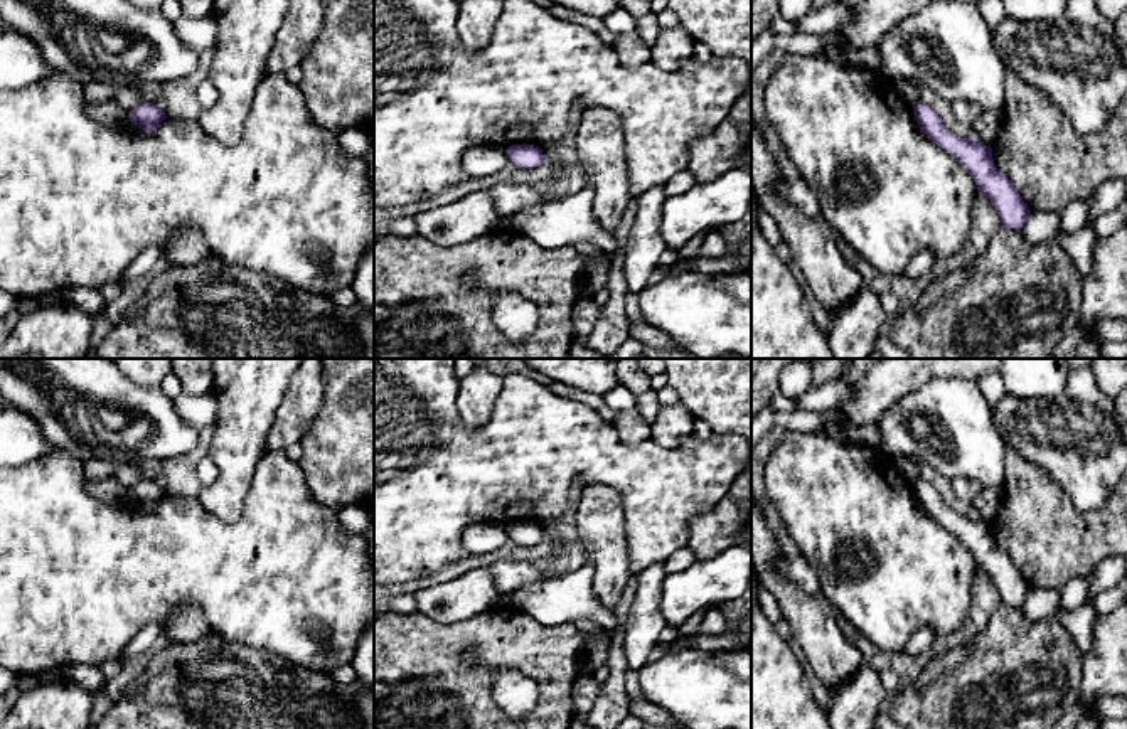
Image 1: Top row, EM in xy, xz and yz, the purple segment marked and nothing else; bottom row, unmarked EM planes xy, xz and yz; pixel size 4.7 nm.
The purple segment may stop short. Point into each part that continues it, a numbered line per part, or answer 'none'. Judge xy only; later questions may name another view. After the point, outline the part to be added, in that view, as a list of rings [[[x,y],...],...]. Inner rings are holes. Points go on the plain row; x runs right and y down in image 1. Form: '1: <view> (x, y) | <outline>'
none

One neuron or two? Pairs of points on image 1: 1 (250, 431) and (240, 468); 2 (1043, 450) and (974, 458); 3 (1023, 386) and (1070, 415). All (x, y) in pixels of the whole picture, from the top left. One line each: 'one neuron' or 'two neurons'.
1: one neuron
2: two neurons
3: two neurons

